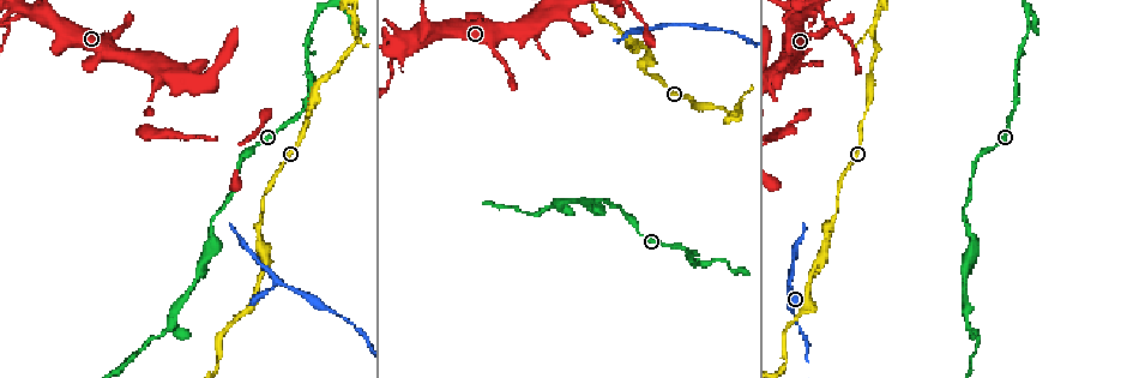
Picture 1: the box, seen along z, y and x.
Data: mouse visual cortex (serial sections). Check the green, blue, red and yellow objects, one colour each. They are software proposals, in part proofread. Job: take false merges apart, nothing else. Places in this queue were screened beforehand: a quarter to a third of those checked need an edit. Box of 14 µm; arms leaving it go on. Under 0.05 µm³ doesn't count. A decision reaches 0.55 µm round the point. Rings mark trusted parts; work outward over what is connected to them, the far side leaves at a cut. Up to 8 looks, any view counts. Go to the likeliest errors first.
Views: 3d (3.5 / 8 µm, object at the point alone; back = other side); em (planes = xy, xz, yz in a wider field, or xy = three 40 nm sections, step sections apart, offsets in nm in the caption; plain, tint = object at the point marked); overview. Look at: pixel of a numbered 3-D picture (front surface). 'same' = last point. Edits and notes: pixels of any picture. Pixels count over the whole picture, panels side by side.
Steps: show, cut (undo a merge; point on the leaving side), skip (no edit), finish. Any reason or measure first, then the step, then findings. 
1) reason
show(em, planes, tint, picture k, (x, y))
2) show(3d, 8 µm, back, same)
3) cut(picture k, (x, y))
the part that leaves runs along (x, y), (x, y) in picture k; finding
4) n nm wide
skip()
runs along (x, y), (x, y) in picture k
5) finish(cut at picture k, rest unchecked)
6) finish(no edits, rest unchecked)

show(3d, 3.5 µm, picture 1, (660, 28))

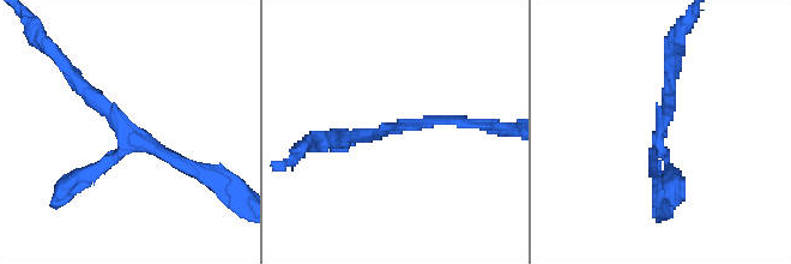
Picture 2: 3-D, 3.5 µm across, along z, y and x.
show(em, xy, step 3, tint, picture 2, (124, 133))

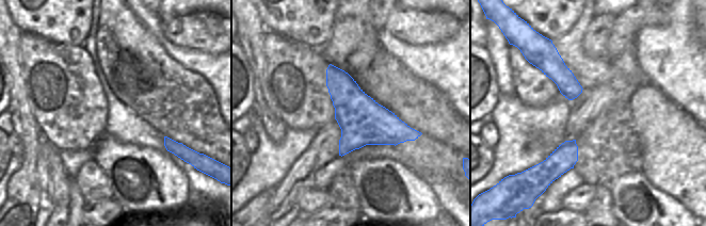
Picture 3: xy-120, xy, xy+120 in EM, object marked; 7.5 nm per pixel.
360 nm wide
skip()
runs along (71, 184), (126, 144), (74, 77) in picture 2; all the same cell

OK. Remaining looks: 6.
thin arm on a thick one
show(3d, 3.5 µm, picture 1, (20, 14))

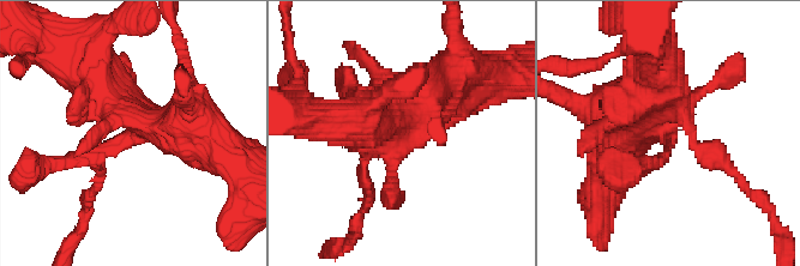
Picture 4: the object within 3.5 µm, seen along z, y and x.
show(em, planes, plain, picture 4, (124, 136))

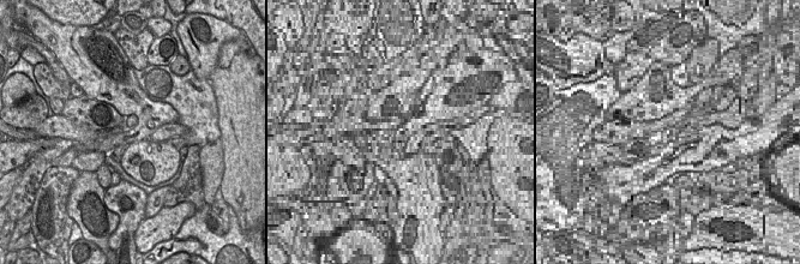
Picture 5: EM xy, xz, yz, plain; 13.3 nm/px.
where the object lies
show(em, planes, tint, same)

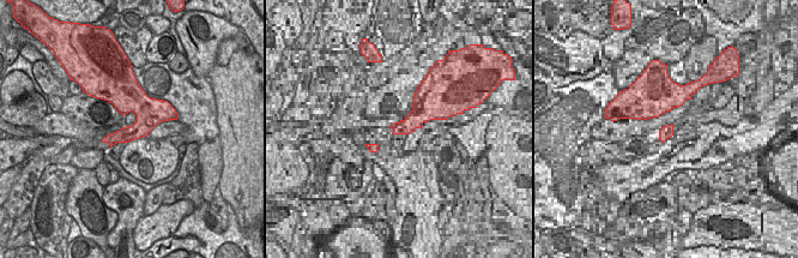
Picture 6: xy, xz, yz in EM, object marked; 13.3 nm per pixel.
280 nm wide
cut(picture 4, (727, 167))
the part that leaves runs along (692, 138), (773, 216) in picture 4; two cells meet here

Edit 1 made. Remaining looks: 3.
show(overview)

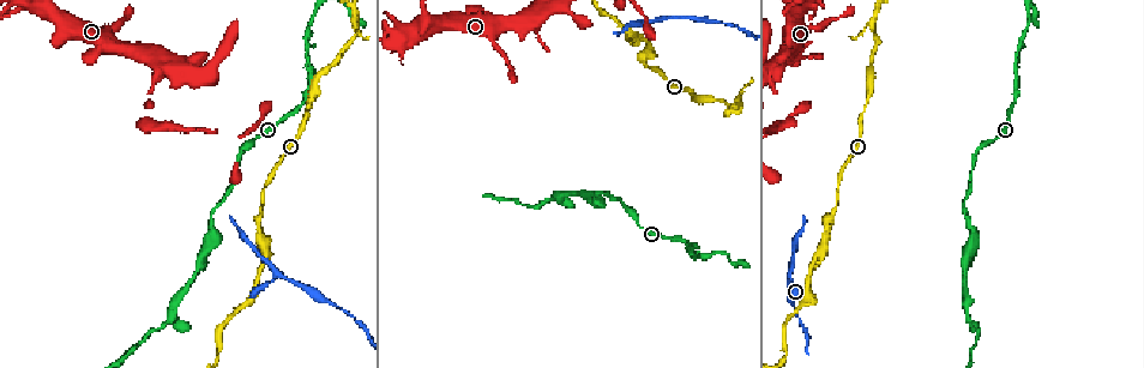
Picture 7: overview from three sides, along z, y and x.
thin neck
show(3d, 3.5 µm, picture 7, (875, 32))

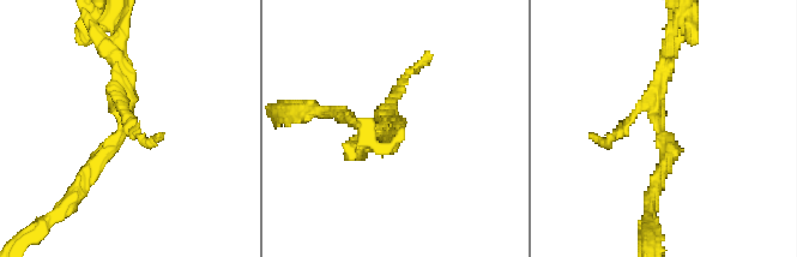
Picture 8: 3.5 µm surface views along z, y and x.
shape alone is not enough
show(em, xy, step 1, tint, picture 8, (657, 124))

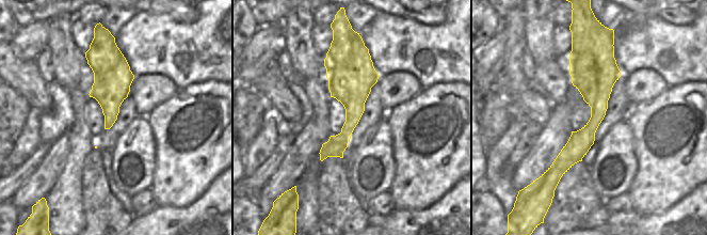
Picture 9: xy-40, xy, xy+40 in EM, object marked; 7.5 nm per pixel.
cut(picture 8, (133, 133))
two cells meet here

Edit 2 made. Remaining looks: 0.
finish(cut at picture 4, cut at picture 8, rest unchecked)

